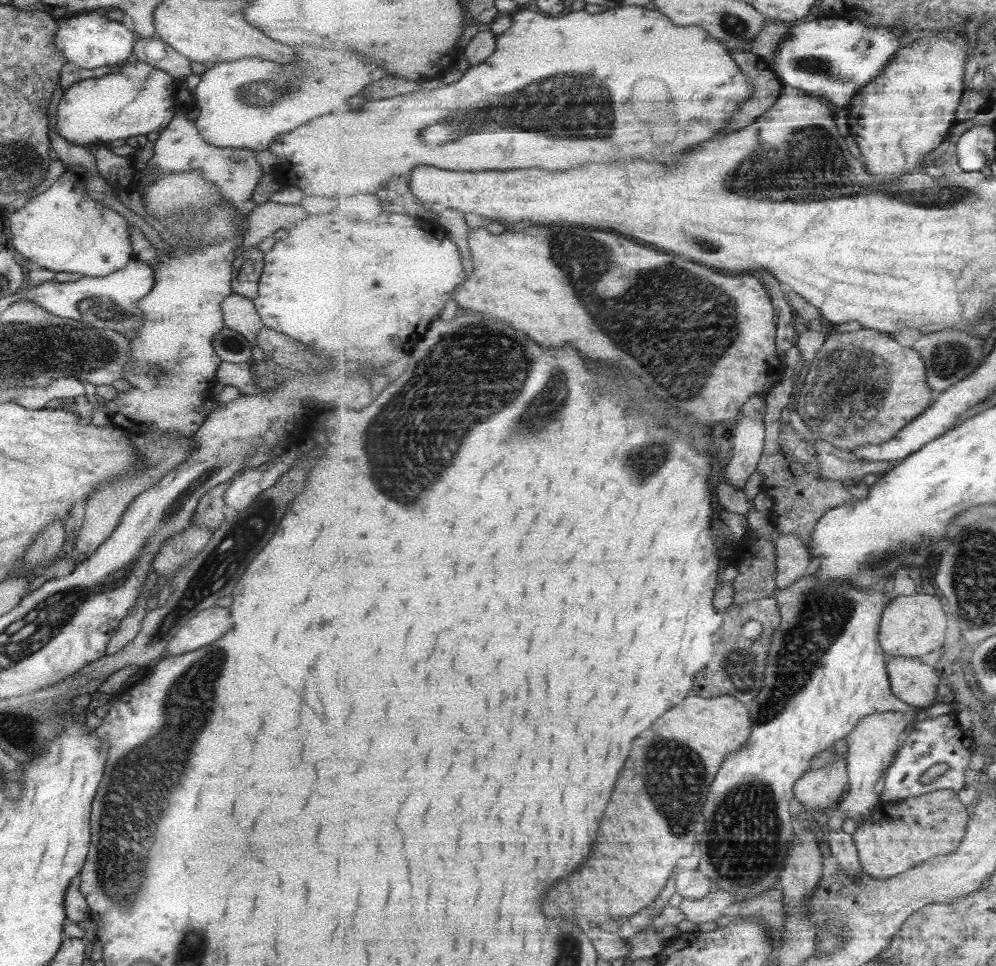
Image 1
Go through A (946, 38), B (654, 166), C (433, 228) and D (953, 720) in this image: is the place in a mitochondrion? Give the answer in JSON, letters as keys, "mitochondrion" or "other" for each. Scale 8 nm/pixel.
{"A":"other","B":"other","C":"other","D":"other"}

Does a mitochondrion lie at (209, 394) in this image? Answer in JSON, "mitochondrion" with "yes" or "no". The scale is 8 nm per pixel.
{"mitochondrion":"no"}

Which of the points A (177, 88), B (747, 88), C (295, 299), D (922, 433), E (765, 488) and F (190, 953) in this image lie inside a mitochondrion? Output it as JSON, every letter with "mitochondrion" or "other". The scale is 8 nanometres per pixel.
{"A":"other","B":"other","C":"other","D":"other","E":"other","F":"mitochondrion"}

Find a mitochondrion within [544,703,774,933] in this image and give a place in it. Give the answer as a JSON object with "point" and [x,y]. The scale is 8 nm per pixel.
{"point":[682,783]}

